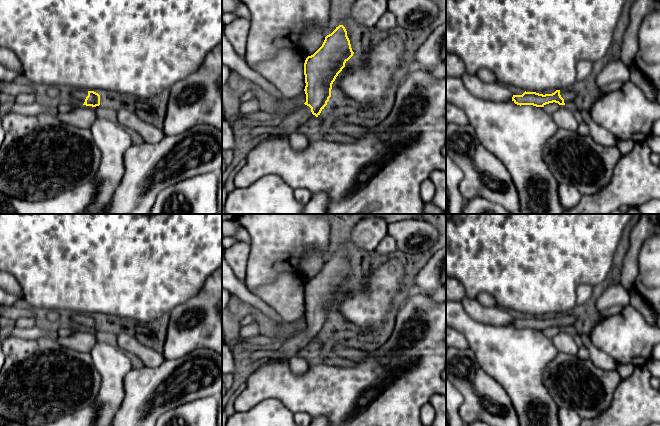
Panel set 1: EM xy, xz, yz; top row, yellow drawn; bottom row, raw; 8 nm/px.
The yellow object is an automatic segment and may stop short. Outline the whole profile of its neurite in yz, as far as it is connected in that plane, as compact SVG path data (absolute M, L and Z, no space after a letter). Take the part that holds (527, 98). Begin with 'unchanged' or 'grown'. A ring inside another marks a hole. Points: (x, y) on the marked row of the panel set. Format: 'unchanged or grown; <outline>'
grown; M573 88L566 90L556 90L552 94L539 94L536 92L524 92L522 95L513 95L512 101L517 105L533 105L544 107L549 103L558 103L559 105L572 105L578 99L578 92Z

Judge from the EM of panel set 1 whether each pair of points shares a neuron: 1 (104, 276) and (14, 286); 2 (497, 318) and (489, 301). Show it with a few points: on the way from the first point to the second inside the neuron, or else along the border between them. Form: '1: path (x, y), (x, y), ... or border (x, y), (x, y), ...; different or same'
1: border (10, 273), (22, 290), (22, 299); different
2: border (475, 298), (486, 306), (496, 305); different

